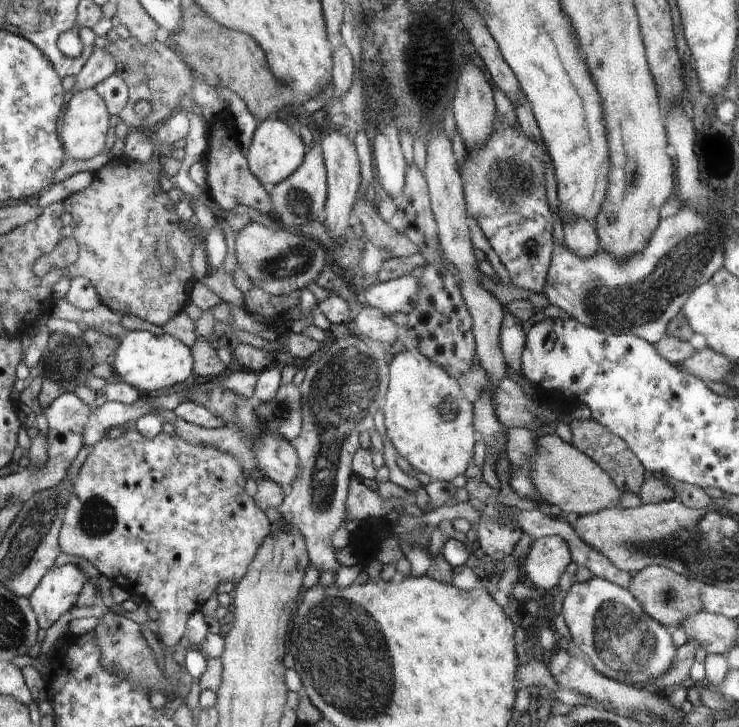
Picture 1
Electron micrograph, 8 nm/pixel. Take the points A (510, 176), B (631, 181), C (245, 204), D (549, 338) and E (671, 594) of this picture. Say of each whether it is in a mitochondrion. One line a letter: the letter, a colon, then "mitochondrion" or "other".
A: mitochondrion
B: mitochondrion
C: other
D: other
E: mitochondrion

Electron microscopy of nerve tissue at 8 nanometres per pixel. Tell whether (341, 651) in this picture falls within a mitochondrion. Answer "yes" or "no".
yes

